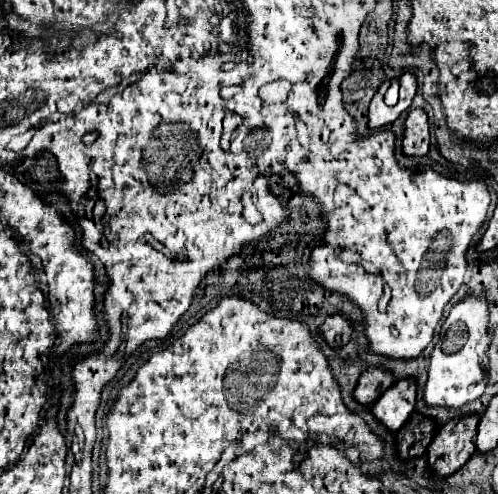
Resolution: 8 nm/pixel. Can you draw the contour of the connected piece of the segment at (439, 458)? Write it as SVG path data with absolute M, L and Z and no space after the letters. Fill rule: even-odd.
M466 416L456 422L450 420L438 430L426 454L428 466L438 478L446 478L460 470L476 452L476 426L478 416Z

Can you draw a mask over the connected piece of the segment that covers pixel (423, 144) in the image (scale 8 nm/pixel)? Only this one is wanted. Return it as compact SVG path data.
M412 108L406 118L406 124L404 124L402 152L406 156L426 156L428 146L430 146L428 116L422 108Z

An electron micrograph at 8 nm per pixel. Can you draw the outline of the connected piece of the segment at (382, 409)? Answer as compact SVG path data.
M412 378L400 380L388 388L376 404L372 404L374 418L390 432L396 432L410 418L416 402L416 382Z

